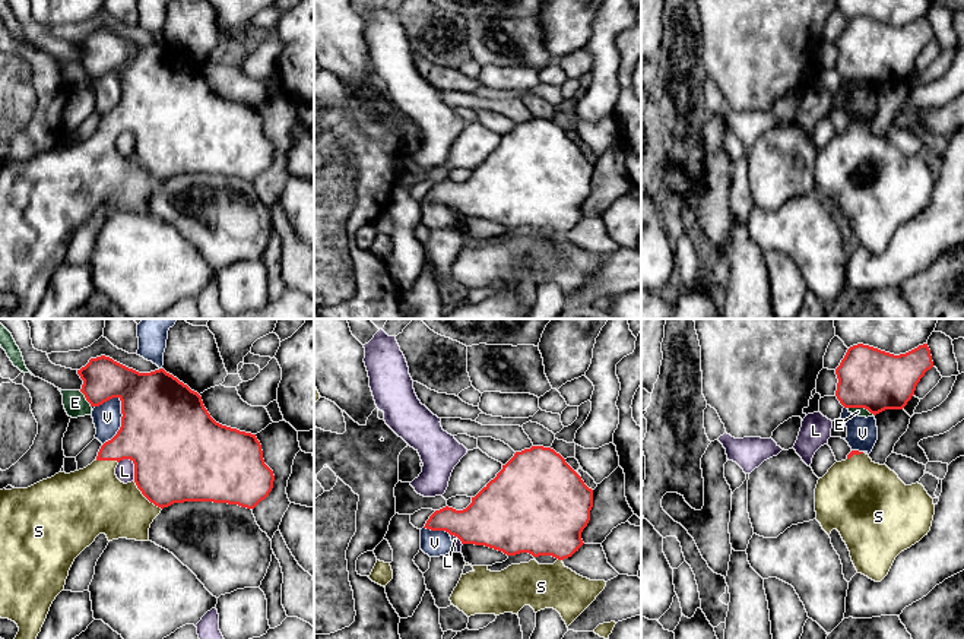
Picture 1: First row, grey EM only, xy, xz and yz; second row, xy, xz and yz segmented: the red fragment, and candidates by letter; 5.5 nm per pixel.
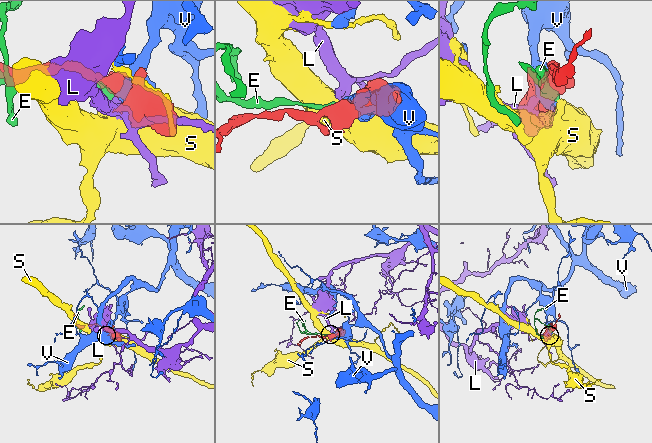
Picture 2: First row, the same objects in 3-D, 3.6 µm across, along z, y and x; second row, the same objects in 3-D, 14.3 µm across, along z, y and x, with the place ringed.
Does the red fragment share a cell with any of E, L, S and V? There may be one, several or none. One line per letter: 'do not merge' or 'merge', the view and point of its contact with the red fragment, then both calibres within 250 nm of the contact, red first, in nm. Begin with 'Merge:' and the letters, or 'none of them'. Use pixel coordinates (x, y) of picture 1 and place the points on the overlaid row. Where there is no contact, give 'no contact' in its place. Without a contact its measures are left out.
Merge: S
E: do not merge; contact yz (861, 407); calibres 340 and 50 nm
L: do not merge; contact xy (135, 465); calibres 500 and 110 nm
S: merge; contact xy (146, 497); calibres 440 and 320 nm
V: do not merge; contact xy (121, 421); calibres 500 and 160 nm

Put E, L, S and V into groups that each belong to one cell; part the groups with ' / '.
E / L / S / V

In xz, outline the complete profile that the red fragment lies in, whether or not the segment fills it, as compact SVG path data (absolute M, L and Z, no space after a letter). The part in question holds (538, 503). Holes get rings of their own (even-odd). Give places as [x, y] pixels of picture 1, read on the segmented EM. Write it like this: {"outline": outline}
{"outline": "M532 446L502 465L491 480L463 509L443 507L435 510L425 526L431 531L445 531L457 537L462 544L485 545L507 556L529 553L535 559L552 556L554 564L529 563L511 564L501 572L491 572L488 566L472 566L473 570L462 575L450 601L467 617L475 614L504 614L530 605L535 613L554 608L567 627L596 600L605 589L605 581L590 581L565 567L562 560L571 557L584 544L581 532L590 521L593 490L551 447Z"}

